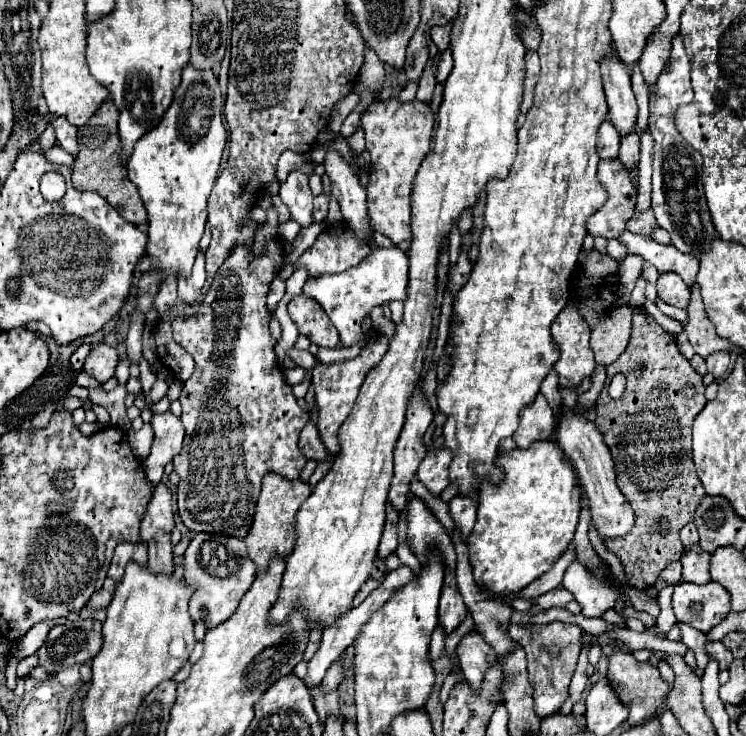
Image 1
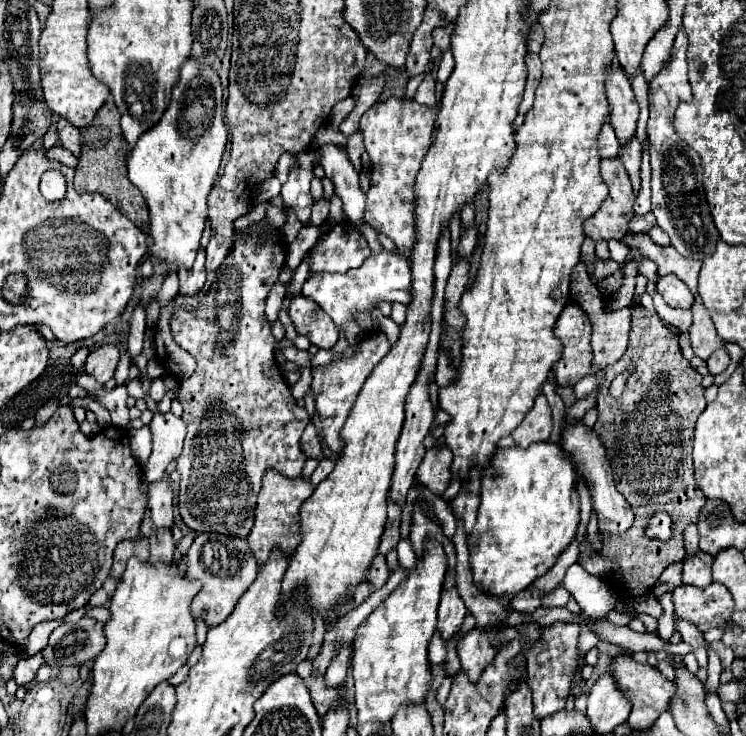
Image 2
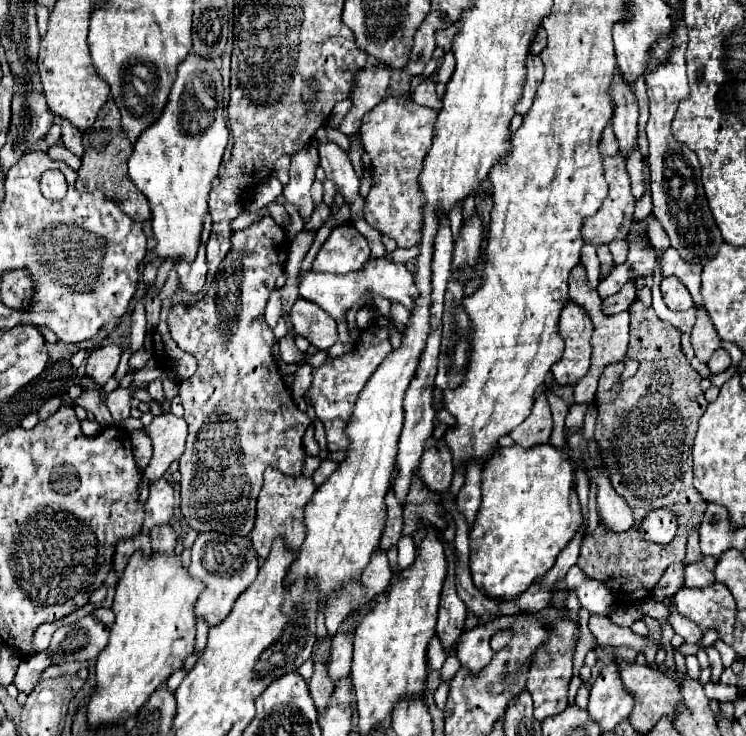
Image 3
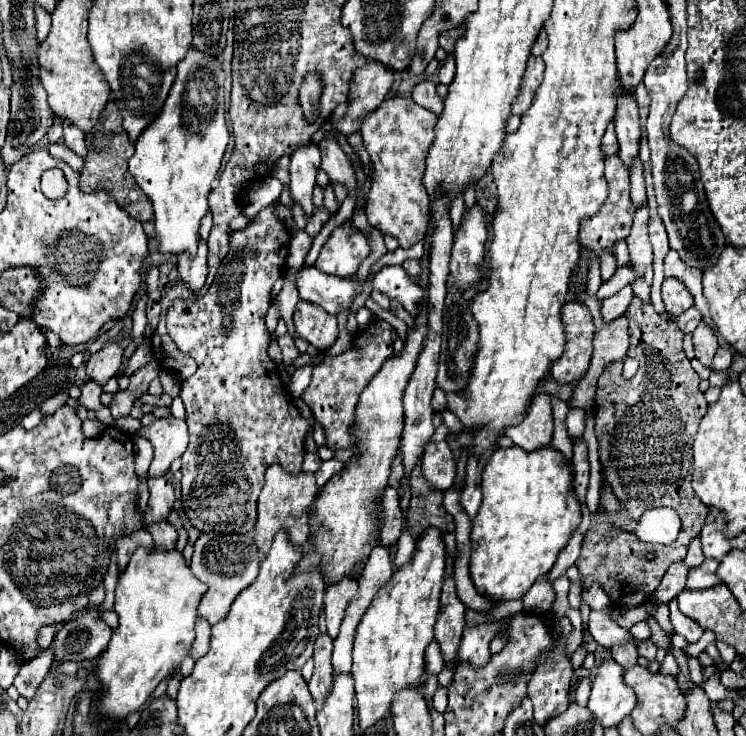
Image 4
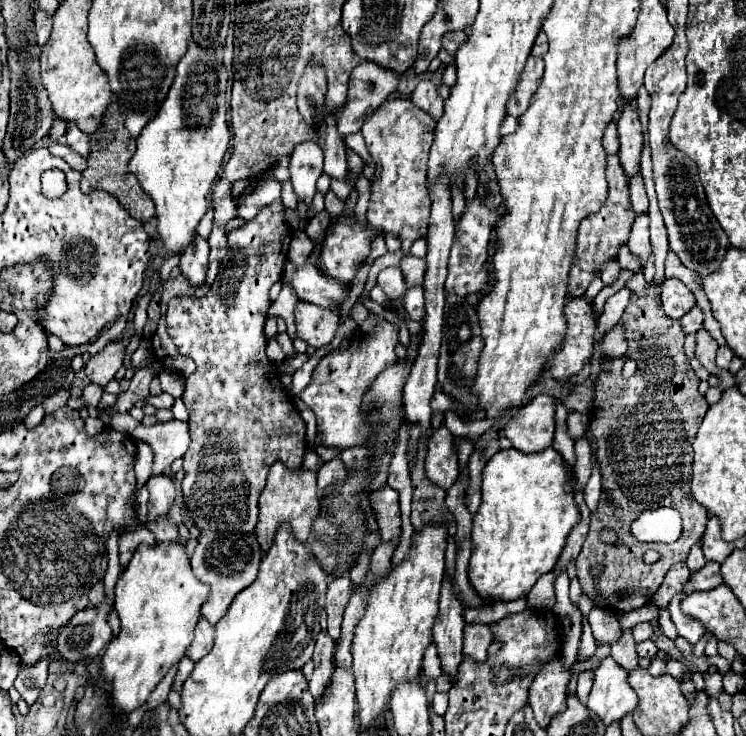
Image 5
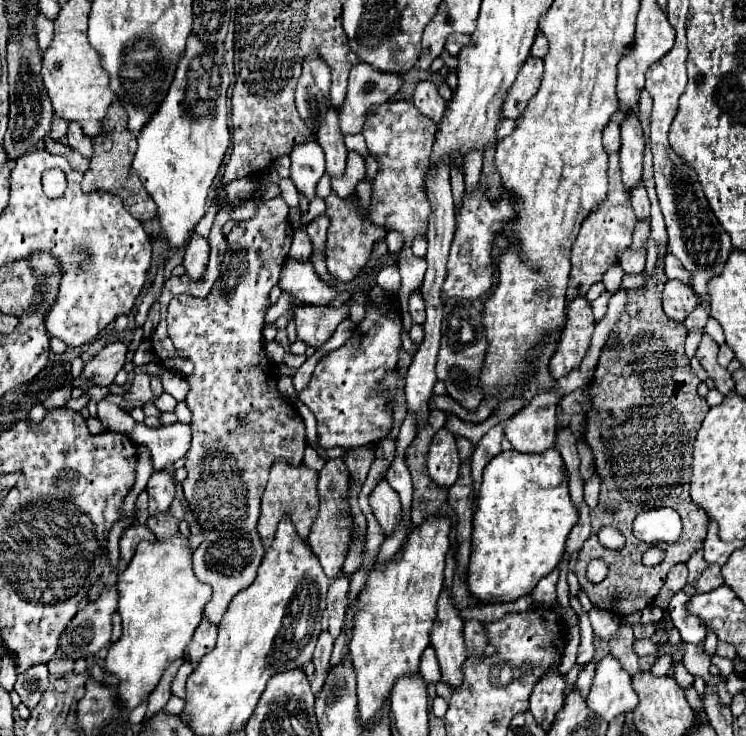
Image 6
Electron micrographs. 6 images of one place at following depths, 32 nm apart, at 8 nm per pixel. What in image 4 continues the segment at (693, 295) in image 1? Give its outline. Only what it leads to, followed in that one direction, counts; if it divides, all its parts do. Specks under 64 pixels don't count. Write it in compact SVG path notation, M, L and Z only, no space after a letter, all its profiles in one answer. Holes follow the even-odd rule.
M702 318L696 326L696 330L692 332L692 342L694 342L694 350L696 350L696 358L710 368L712 364L712 356L714 352L720 348L718 344L718 336L716 332L706 324L706 320Z

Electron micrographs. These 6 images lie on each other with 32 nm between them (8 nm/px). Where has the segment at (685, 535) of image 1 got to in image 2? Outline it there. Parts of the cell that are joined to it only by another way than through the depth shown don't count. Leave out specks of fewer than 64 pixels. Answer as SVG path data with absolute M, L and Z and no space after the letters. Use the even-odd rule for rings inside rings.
M688 524L684 530L684 546L686 554L694 554L698 550L698 530L694 524Z

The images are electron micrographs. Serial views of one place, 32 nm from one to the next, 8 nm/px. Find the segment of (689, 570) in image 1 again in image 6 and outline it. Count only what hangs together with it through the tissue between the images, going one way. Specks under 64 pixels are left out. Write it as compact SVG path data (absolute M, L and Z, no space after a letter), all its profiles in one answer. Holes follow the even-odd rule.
M712 564L712 566L708 566L708 568L698 576L698 580L696 580L694 586L688 584L684 590L686 590L688 594L694 594L694 592L710 592L710 590L722 586L722 584L724 584L724 578L722 578L722 574L720 574L720 566L718 566L718 564Z

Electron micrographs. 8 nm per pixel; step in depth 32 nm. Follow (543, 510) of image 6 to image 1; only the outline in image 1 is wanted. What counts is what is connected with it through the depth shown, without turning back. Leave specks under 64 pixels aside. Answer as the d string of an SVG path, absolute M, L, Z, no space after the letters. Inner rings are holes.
M550 440L534 442L526 450L522 448L500 450L496 464L504 468L506 478L498 484L484 482L480 486L478 518L466 544L468 544L468 554L470 554L470 564L474 570L476 584L488 590L490 594L502 596L506 592L512 594L526 588L530 582L546 574L554 566L554 562L568 550L578 526L580 486L570 460Z

